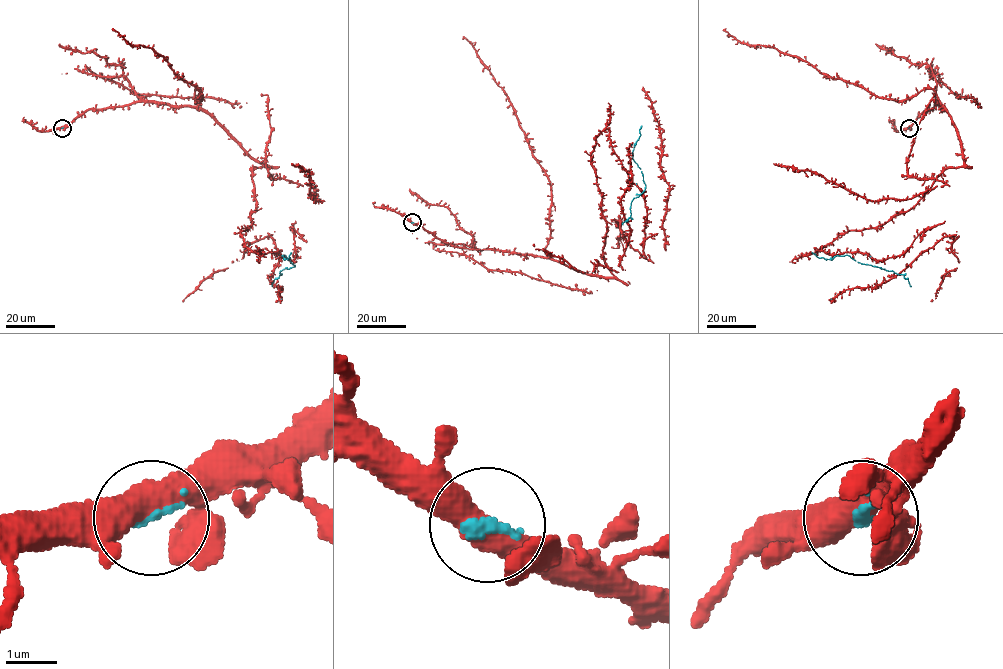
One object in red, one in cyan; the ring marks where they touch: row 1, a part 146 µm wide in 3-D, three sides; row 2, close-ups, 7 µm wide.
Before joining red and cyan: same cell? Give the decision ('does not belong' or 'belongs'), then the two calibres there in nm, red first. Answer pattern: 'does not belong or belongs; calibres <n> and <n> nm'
belongs; calibres 500 and 130 nm

